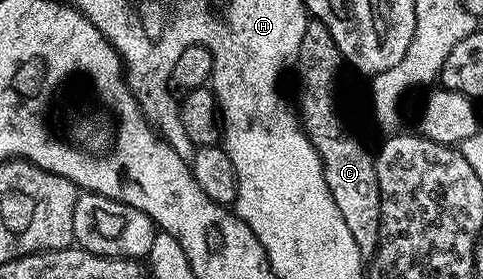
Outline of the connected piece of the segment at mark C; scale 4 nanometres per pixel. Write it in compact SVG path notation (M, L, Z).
M310 18L303 33L303 41L295 60L296 67L297 75L301 78L299 122L321 158L327 189L331 189L331 197L347 224L347 230L351 232L351 238L355 240L362 260L372 260L377 254L381 236L381 194L377 160L371 147L369 151L368 145L357 136L356 129L345 116L345 107L341 104L341 70L346 70L347 64L339 45L335 45L335 37L331 37L327 25L323 25L318 19Z

